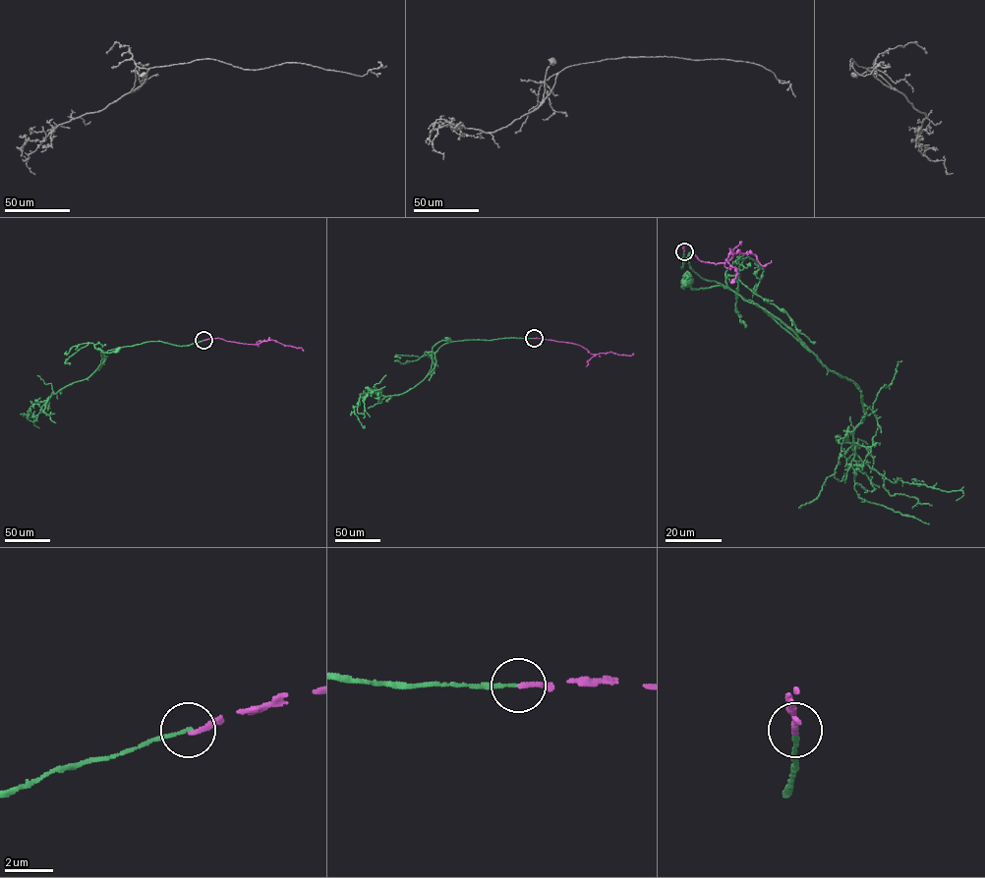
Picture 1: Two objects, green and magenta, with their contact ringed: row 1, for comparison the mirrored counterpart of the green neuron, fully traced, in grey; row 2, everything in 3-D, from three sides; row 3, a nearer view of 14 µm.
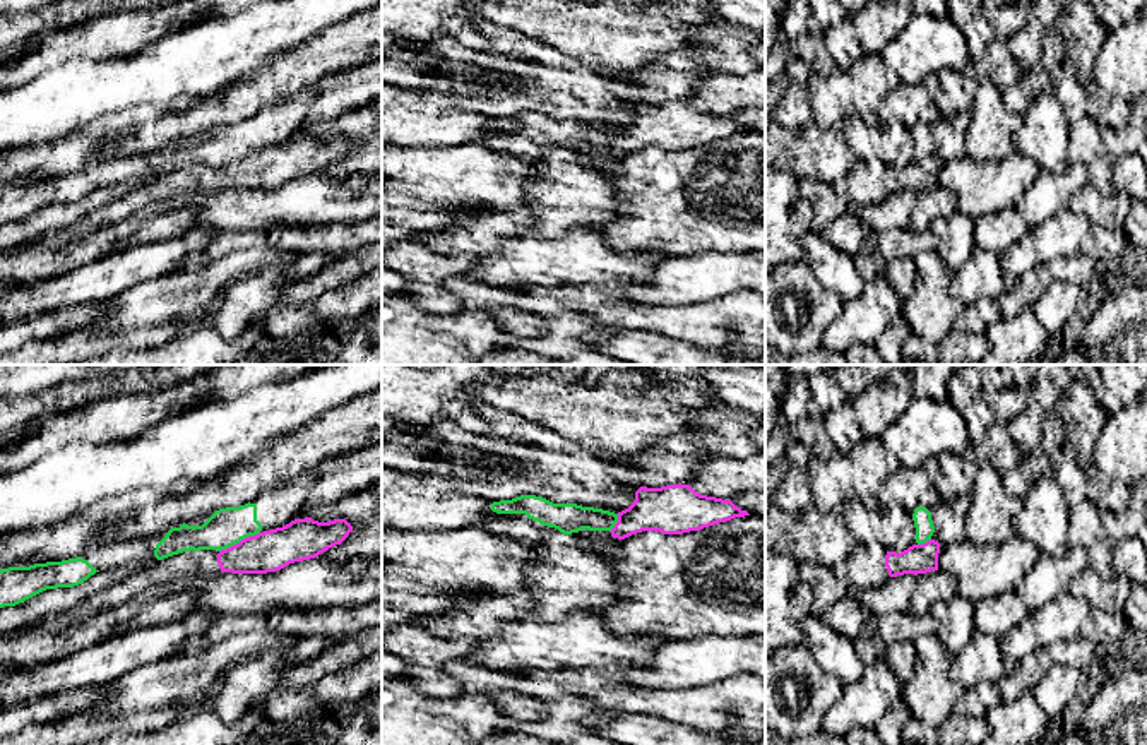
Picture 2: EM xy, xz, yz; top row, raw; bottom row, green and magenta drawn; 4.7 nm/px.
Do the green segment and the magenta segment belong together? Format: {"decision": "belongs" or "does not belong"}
{"decision": "does not belong"}

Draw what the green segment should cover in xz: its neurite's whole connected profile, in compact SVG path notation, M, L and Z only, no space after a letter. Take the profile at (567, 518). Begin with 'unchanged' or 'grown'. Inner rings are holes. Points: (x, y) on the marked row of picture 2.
grown | M536 495L493 502L490 509L496 516L486 522L479 522L478 527L526 545L534 545L556 531L572 538L582 529L589 529L591 536L601 543L604 557L616 553L621 545L621 539L608 541L609 531L618 522L618 514L609 510L568 502L553 504Z

